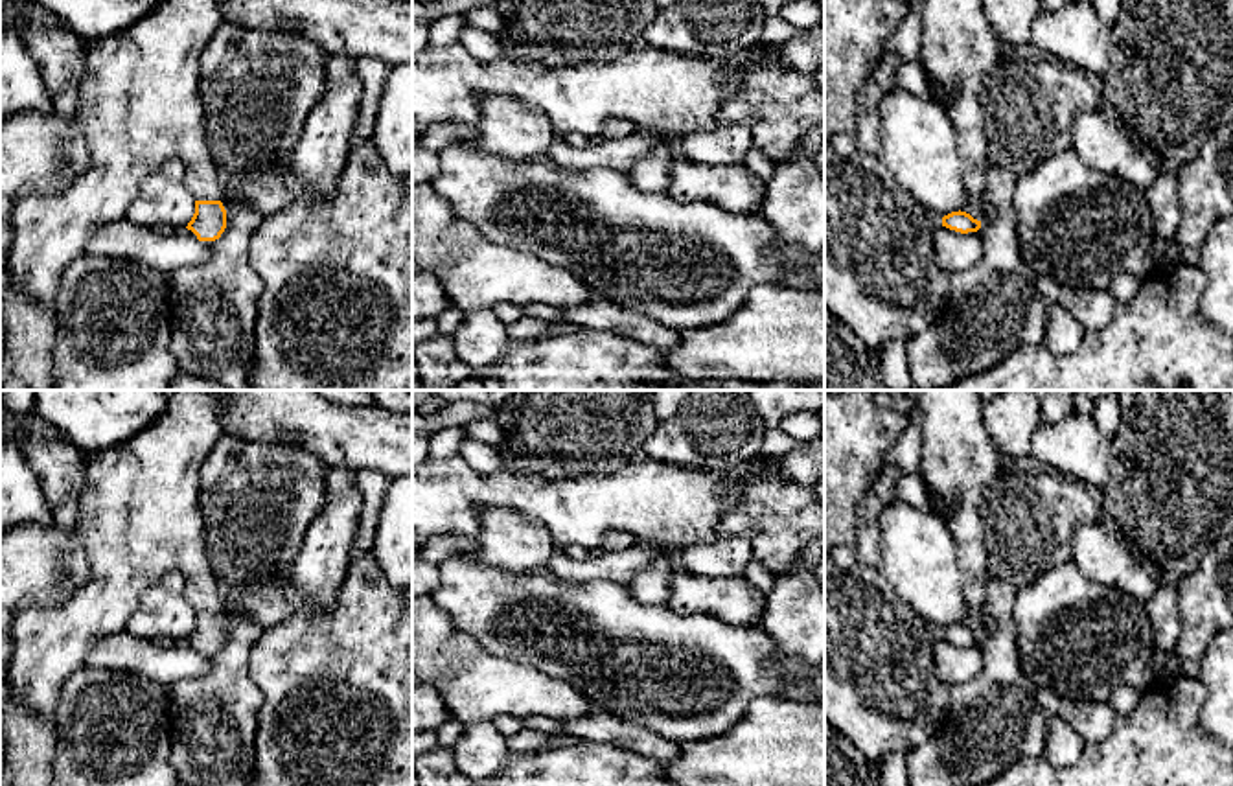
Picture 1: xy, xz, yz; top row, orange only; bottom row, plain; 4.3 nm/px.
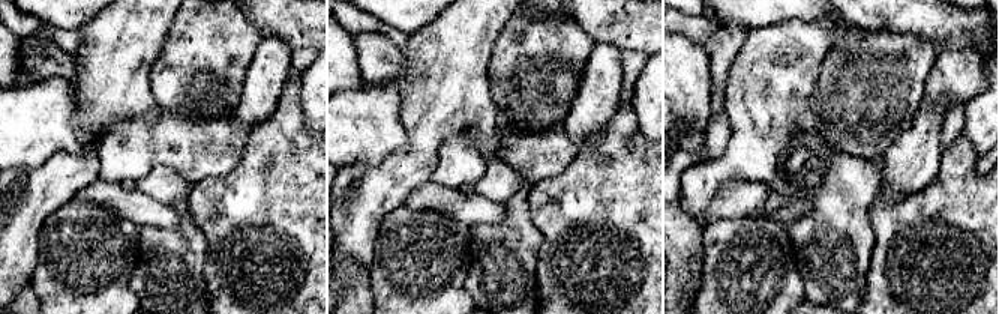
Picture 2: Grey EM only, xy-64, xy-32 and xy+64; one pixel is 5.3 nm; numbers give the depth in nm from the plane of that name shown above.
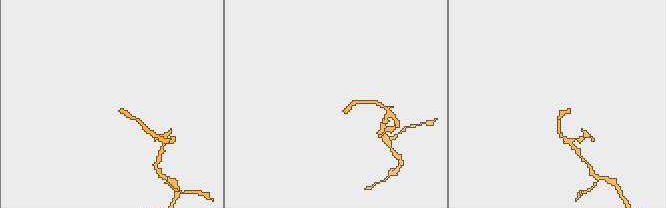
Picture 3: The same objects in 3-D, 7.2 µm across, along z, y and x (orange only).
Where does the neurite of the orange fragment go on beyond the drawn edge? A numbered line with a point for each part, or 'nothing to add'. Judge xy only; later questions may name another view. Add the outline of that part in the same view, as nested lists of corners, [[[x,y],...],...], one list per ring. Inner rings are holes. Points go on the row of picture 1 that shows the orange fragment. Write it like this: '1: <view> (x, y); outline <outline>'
1: xy (138, 102); outline [[[162,0],[145,17],[86,52],[86,74],[77,87],[81,131],[92,158],[90,169],[57,195],[29,195],[11,210],[13,241],[6,258],[7,278],[39,307],[53,309],[64,269],[85,254],[90,236],[103,225],[129,215],[140,195],[140,182],[167,158],[179,158],[186,169],[186,188],[195,201],[223,201],[225,186],[210,158],[201,103],[201,55],[225,20],[225,0]]]

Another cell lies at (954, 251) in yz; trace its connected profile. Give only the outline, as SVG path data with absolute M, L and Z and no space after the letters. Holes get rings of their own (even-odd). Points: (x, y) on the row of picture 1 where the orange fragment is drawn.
M942 225L933 230L933 250L939 269L950 276L974 267L983 256L977 232L961 234Z

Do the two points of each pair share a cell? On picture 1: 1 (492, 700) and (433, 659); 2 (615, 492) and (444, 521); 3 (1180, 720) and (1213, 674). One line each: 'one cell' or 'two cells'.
1: one cell
2: one cell
3: two cells

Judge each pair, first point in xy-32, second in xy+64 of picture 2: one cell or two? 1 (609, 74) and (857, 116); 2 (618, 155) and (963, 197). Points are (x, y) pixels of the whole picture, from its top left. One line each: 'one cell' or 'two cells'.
1: two cells
2: one cell

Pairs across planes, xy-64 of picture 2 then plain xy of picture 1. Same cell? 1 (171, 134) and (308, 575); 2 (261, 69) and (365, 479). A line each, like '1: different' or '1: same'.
1: different
2: different

